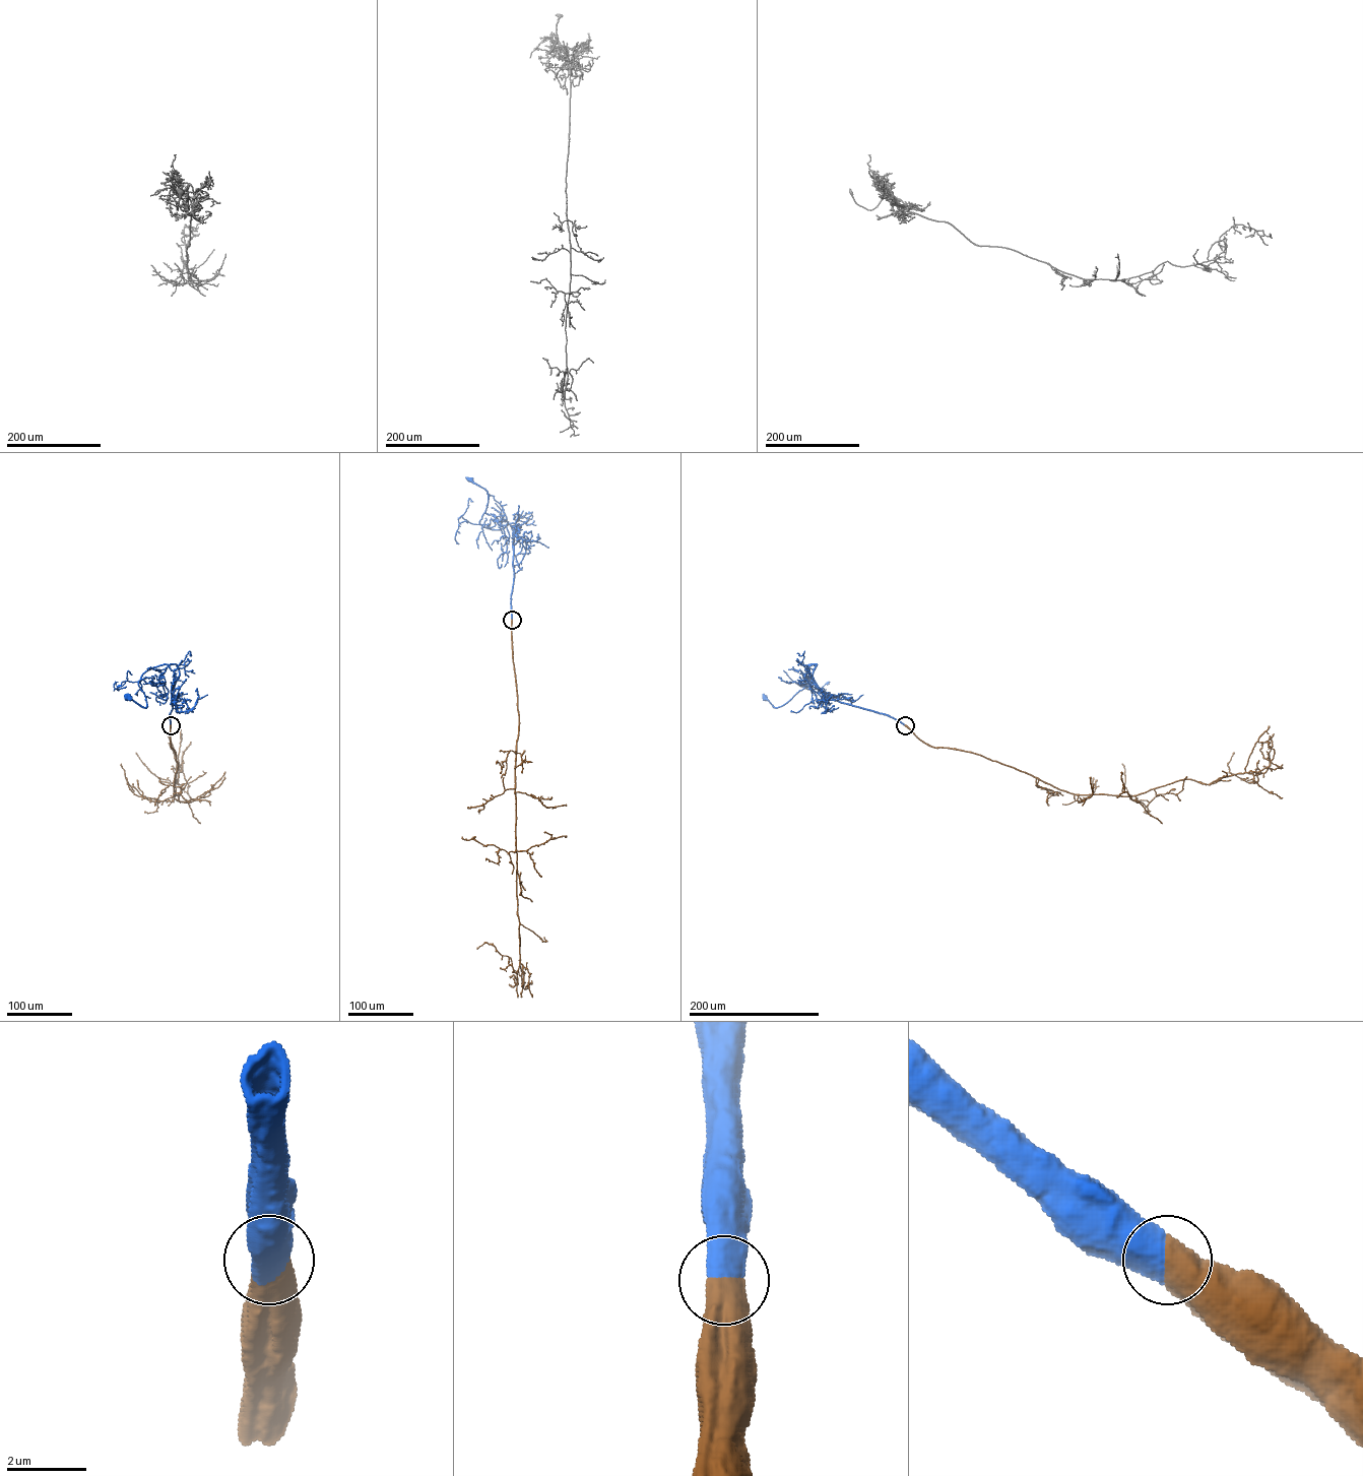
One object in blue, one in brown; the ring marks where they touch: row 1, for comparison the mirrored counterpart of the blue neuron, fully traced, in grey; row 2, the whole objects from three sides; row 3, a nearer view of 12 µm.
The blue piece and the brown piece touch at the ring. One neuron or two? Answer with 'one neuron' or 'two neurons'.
one neuron

